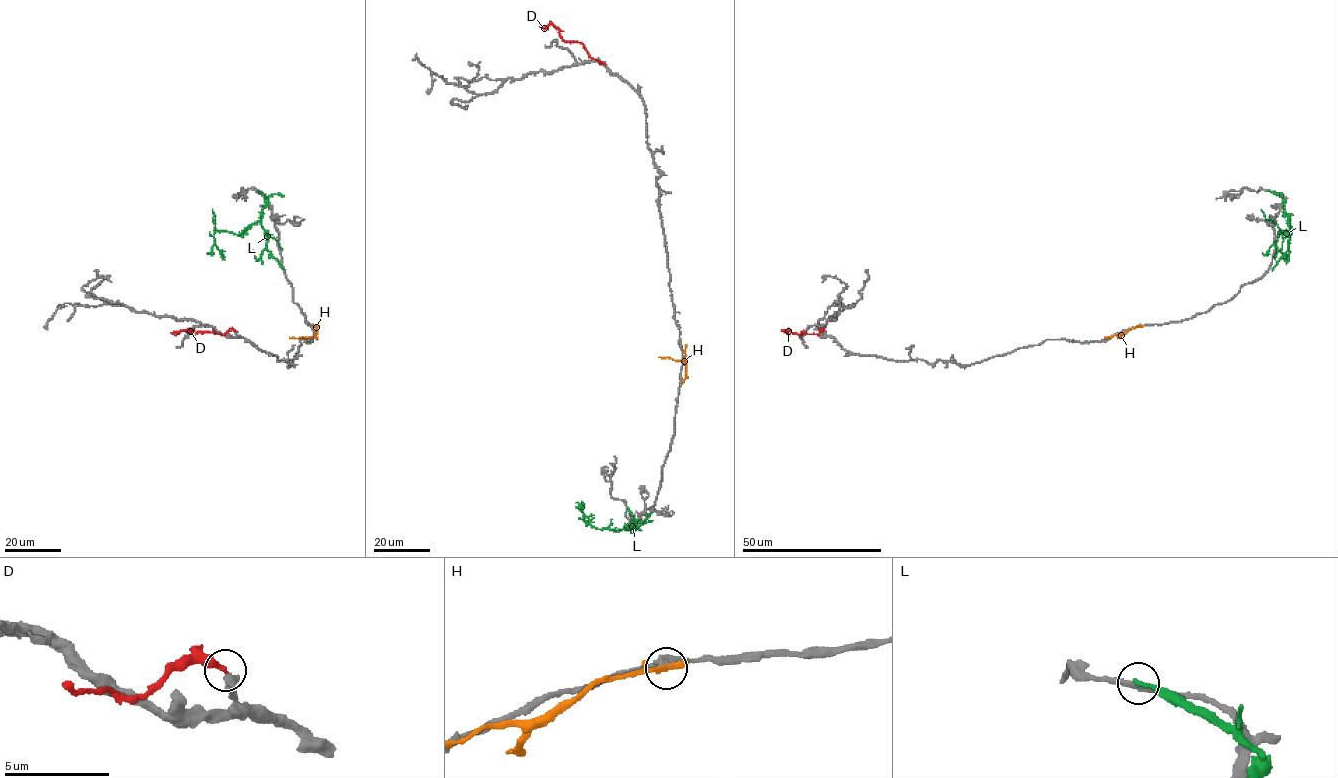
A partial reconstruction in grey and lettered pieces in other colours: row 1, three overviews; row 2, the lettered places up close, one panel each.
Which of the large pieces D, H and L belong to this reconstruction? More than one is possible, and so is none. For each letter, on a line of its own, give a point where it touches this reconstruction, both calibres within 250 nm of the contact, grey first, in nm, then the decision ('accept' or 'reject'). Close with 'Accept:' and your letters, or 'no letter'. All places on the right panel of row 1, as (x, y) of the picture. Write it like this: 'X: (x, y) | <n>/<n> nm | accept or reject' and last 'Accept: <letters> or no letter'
D: (824, 331) | 420/300 nm | reject
H: (1140, 326) | 440/360 nm | reject
L: (1269, 190) | 280/260 nm | reject
Accept: no letter

